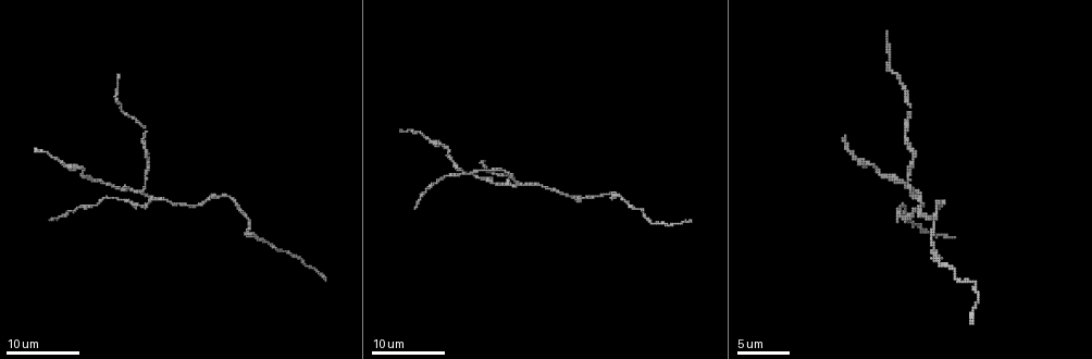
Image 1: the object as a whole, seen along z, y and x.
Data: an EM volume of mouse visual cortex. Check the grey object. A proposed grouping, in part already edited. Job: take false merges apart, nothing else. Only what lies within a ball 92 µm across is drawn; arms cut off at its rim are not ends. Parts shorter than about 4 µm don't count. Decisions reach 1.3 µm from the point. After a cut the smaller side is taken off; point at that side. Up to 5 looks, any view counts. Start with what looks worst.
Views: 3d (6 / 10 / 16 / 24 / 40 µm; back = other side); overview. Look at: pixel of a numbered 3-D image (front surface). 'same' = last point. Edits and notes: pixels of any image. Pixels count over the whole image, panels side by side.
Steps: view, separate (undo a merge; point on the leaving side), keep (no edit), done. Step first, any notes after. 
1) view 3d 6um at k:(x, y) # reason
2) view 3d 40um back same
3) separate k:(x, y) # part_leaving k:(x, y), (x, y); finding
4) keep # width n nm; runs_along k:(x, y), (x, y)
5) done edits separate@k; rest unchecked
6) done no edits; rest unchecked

view 3d 16um at 1:(150, 198) # arms part here

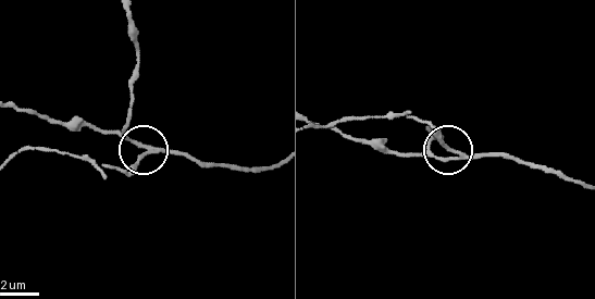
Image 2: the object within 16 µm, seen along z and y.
view 3d 10um at 2:(146, 154)

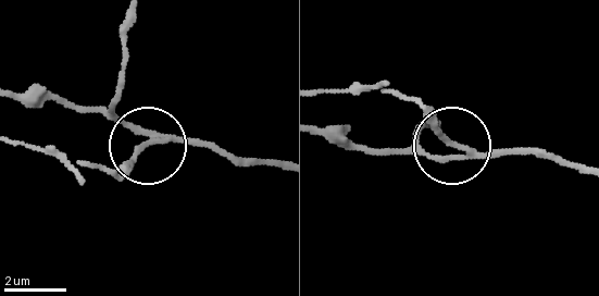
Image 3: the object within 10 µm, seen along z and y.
separate 3:(135, 158) # part_leaving 3:(165, 136), (114, 168), (21, 144); a second cell is stuck on

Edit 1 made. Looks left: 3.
view overview

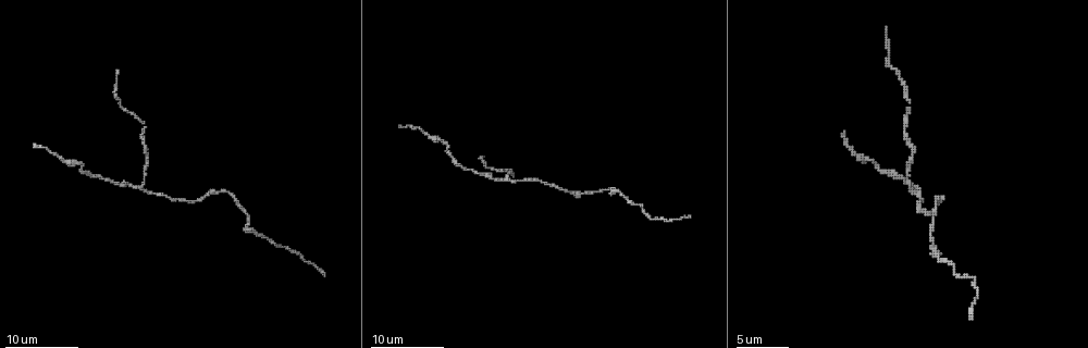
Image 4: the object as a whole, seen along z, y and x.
view 3d 24um at 4:(911, 154) # narrows sharply

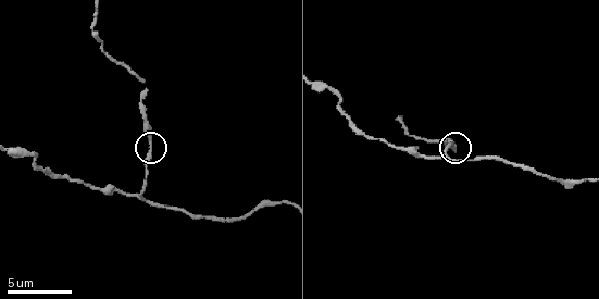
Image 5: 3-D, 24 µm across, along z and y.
view 3d 10um at 5:(152, 145) # closer look

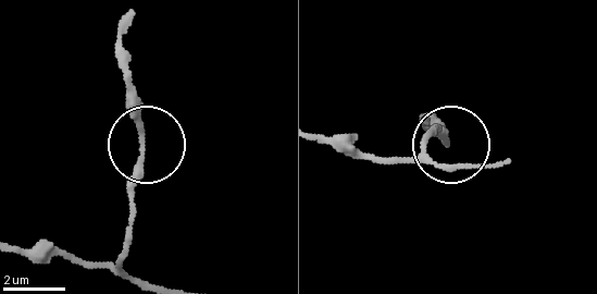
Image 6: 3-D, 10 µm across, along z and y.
keep # runs_along 6:(128, 277), (121, 260), (128, 183), (145, 127), (128, 76); one cell here

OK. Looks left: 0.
done edits separate@3; rest unchecked

